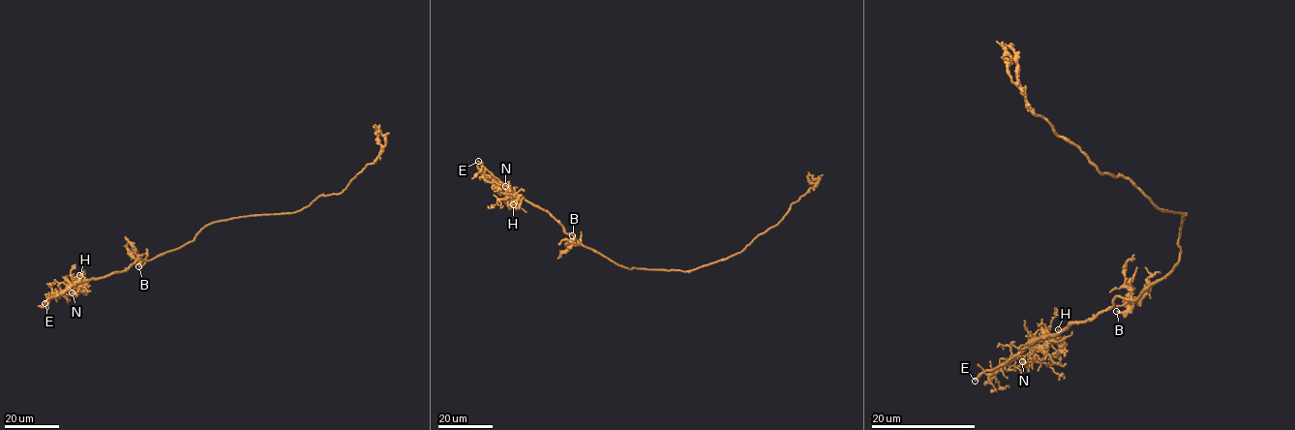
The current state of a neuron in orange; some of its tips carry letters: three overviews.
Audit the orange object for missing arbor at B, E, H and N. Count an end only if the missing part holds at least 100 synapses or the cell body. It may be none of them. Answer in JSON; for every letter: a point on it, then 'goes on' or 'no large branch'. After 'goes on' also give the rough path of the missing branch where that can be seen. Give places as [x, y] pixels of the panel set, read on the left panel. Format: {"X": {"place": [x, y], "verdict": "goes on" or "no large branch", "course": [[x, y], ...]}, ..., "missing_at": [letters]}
{"B": {"place": [138, 266], "verdict": "no large branch"}, "E": {"place": [45, 303], "verdict": "goes on", "course": [[45, 303], [30, 306], [31, 286], [22, 281]]}, "H": {"place": [79, 275], "verdict": "no large branch"}, "N": {"place": [72, 292], "verdict": "no large branch"}, "missing_at": ["E"]}

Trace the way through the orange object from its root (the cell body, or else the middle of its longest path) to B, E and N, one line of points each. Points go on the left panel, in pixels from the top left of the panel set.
B: (220, 221), (207, 224), (194, 240), (138, 266)
E: (220, 221), (173, 250), (138, 259), (108, 275), (76, 281), (45, 303)
N: (220, 221), (173, 250), (86, 280), (72, 292)

